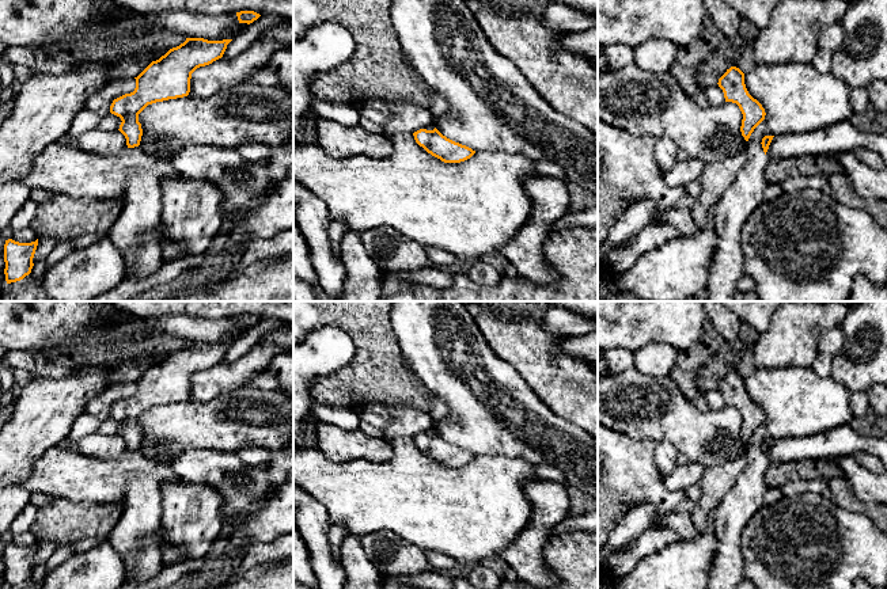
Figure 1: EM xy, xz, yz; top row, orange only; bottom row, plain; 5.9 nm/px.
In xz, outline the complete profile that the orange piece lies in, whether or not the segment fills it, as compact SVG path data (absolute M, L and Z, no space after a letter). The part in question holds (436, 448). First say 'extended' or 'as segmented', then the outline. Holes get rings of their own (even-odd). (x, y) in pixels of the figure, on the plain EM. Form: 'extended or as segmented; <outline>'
as segmented; M436 432L433 434L420 433L413 440L420 451L444 467L460 467L475 457L471 452L447 442Z

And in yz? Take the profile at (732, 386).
as segmented; M731 370L719 383L719 391L724 396L725 406L736 407L743 418L740 436L746 445L748 445L754 433L765 423L765 413L754 403L744 388L744 377Z

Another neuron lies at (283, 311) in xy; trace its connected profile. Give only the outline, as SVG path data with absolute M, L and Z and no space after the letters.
M106 301L106 304L128 316L143 319L168 314L198 318L254 315L293 324L293 301Z

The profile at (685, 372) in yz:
M706 322L701 341L689 350L679 352L676 365L668 377L678 385L689 400L694 400L700 392L697 376L704 366L725 343L716 328Z

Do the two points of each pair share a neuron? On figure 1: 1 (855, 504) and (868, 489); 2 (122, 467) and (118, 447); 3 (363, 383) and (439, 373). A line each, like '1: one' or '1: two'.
1: two
2: two
3: two

